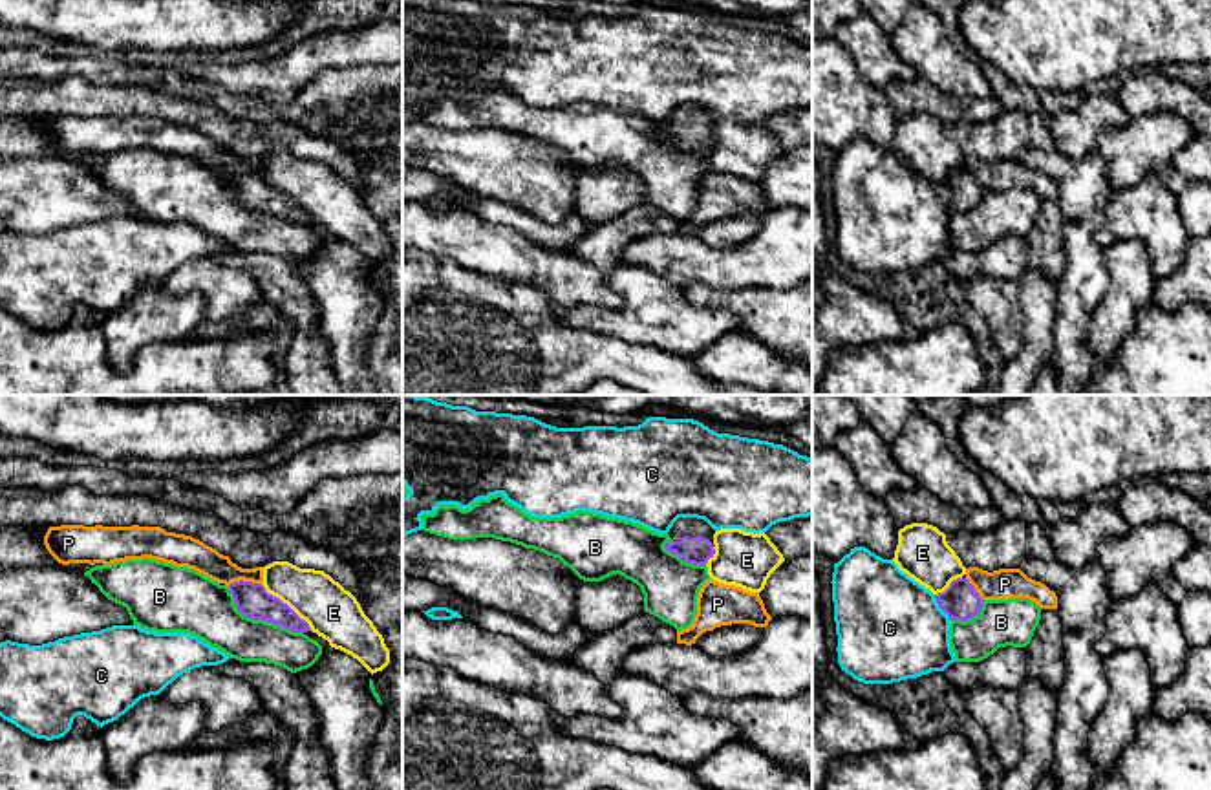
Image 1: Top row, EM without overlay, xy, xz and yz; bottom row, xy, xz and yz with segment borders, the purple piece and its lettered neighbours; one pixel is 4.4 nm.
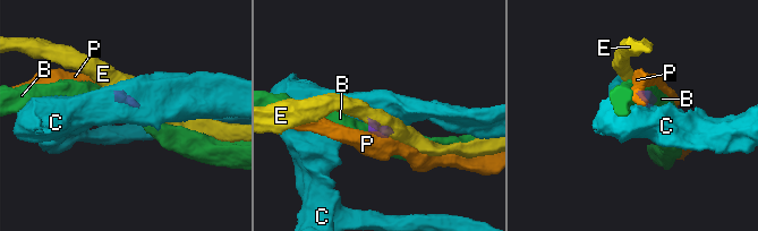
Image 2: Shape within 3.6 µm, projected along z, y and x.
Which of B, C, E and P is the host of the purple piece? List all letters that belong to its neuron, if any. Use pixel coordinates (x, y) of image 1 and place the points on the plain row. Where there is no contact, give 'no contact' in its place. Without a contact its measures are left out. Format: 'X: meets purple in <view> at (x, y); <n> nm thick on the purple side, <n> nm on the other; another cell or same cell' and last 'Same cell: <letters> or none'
B: meets purple in xy at (260, 209); 150 nm thick on the purple side, 260 nm on the other; another cell
C: meets purple in yz at (939, 196); 160 nm thick on the purple side, 460 nm on the other; another cell
E: meets purple in xy at (286, 194); 150 nm thick on the purple side, 240 nm on the other; another cell
P: meets purple in xy at (244, 172); 150 nm thick on the purple side, 130 nm on the other; another cell
Same cell: none

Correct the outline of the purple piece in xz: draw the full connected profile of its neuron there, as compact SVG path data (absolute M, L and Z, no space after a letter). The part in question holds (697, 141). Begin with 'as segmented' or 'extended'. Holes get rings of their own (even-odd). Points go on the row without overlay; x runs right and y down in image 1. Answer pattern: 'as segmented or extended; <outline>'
extended; M679 108L668 124L673 132L666 133L664 139L677 144L682 152L706 155L715 144L715 121L704 110Z

